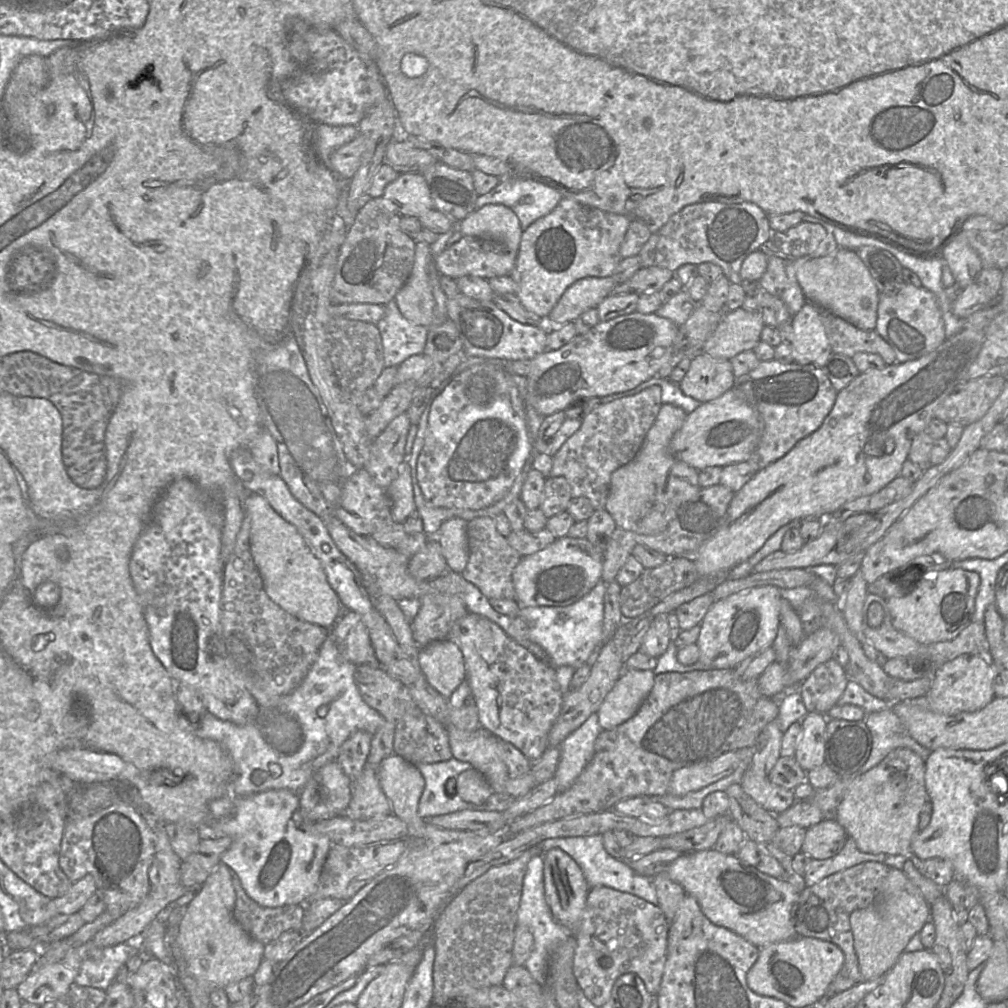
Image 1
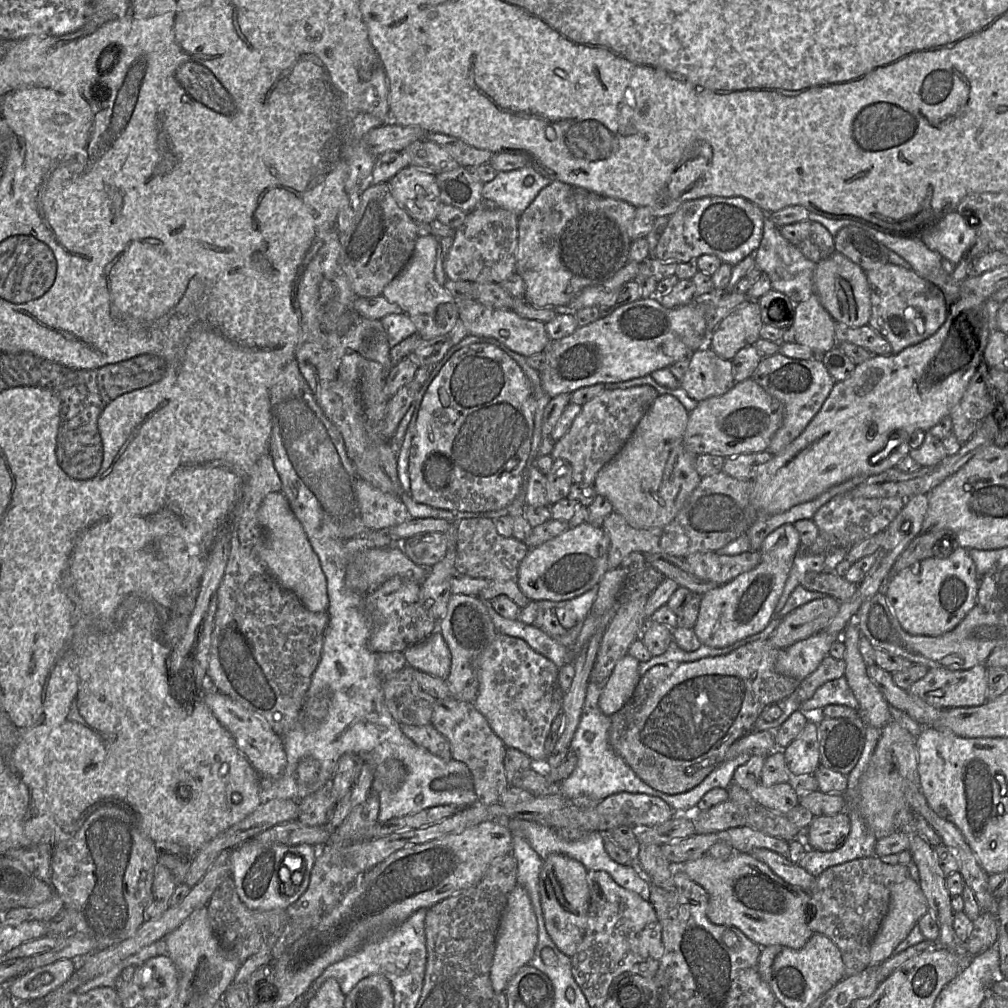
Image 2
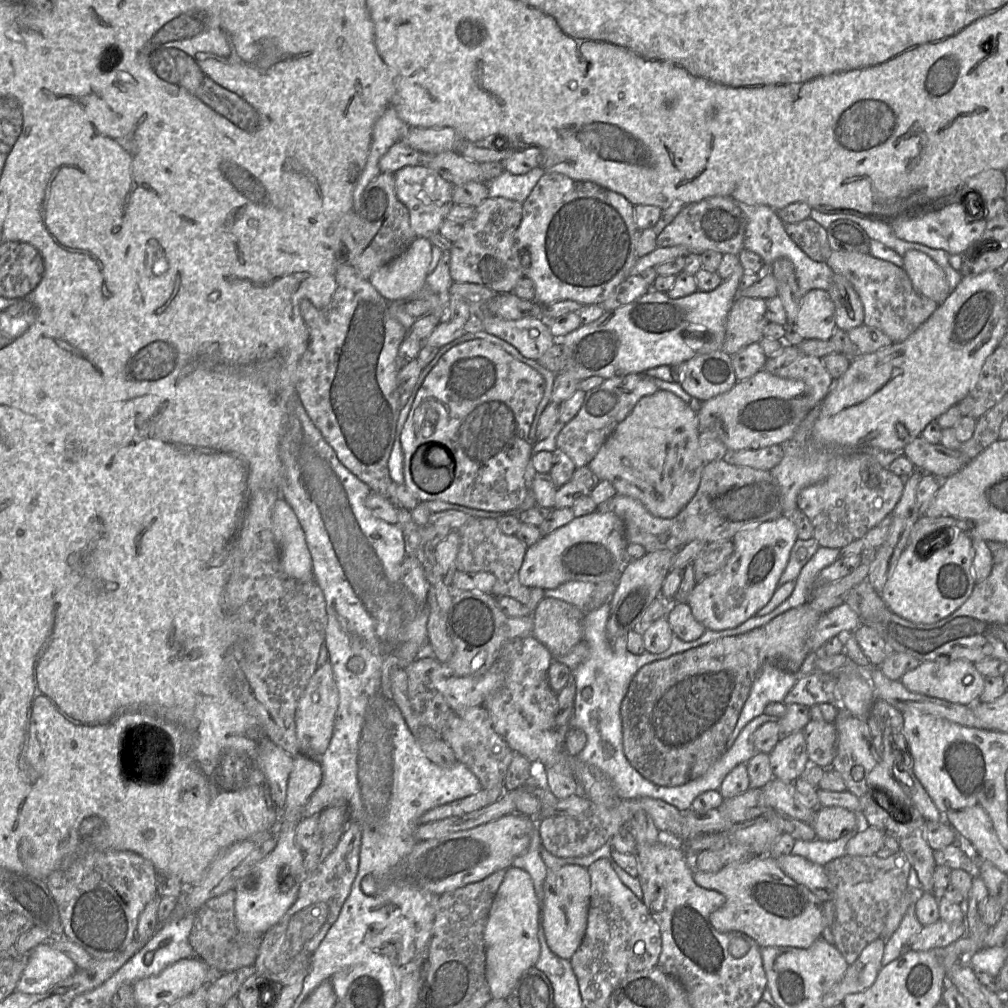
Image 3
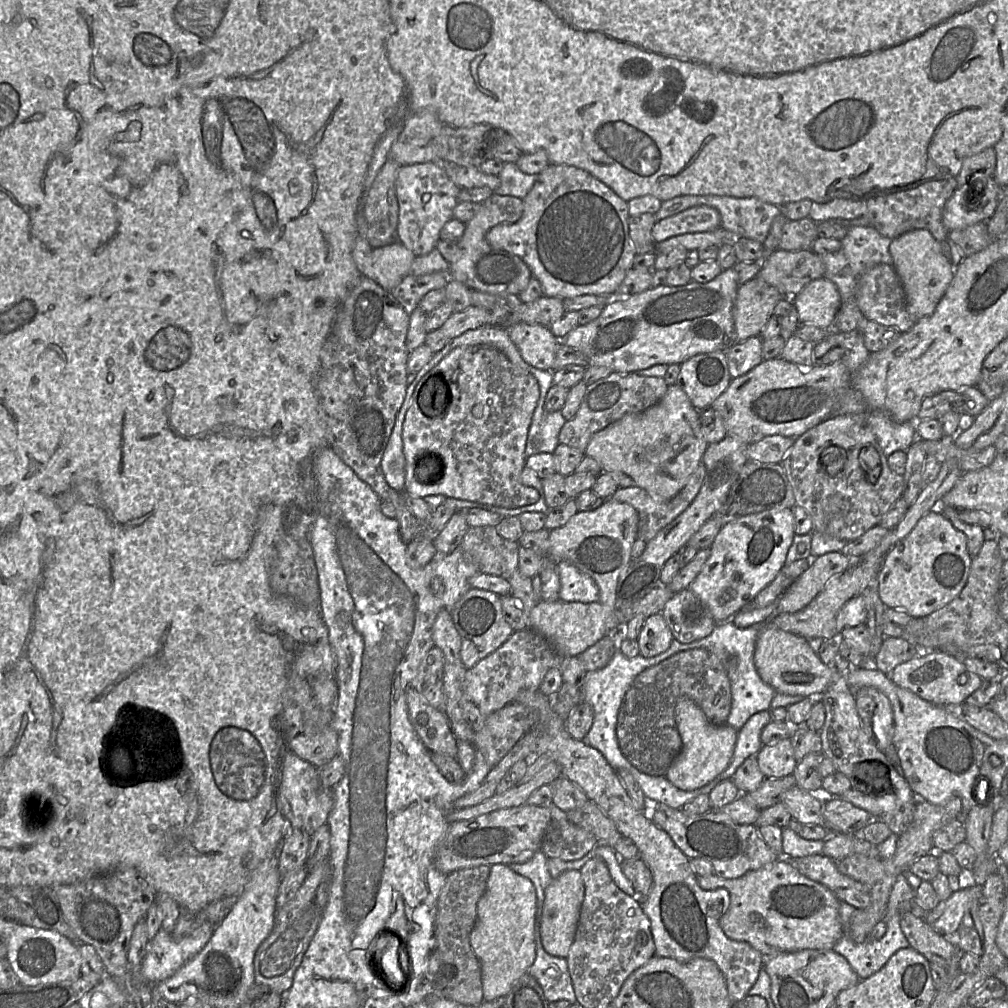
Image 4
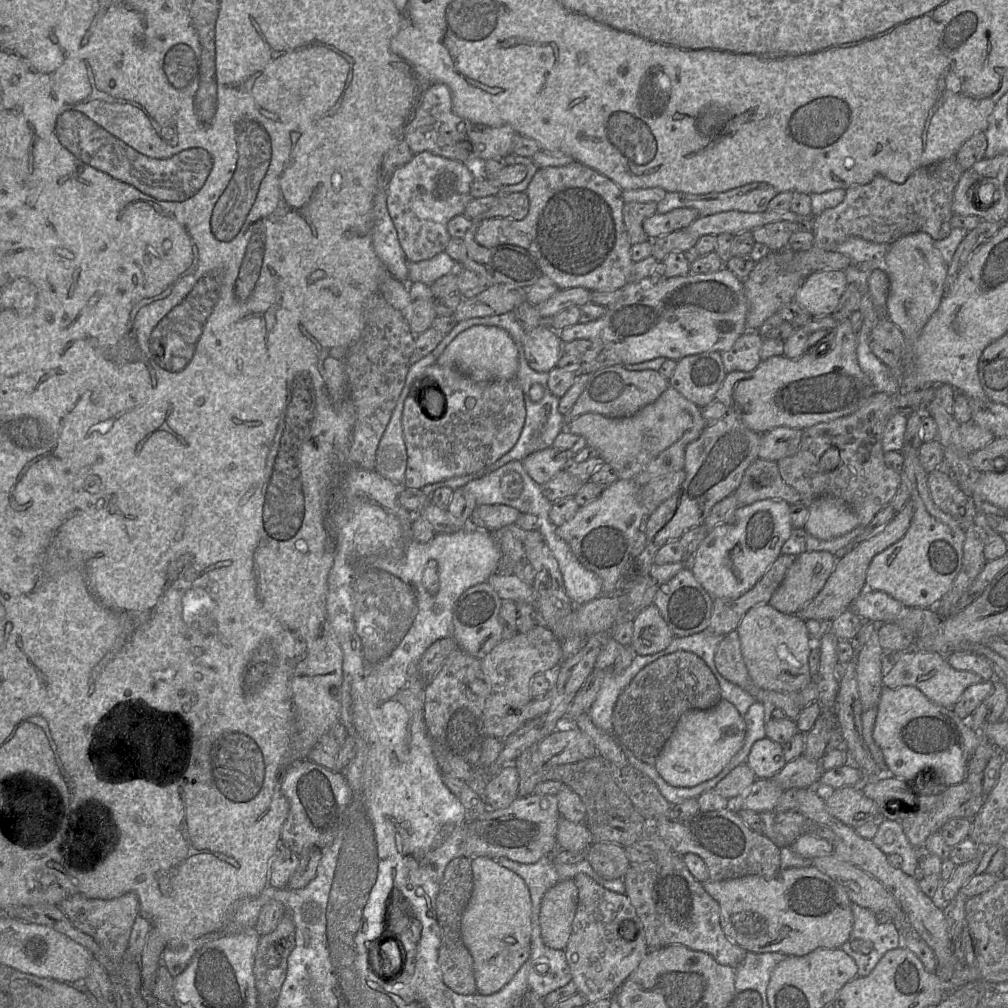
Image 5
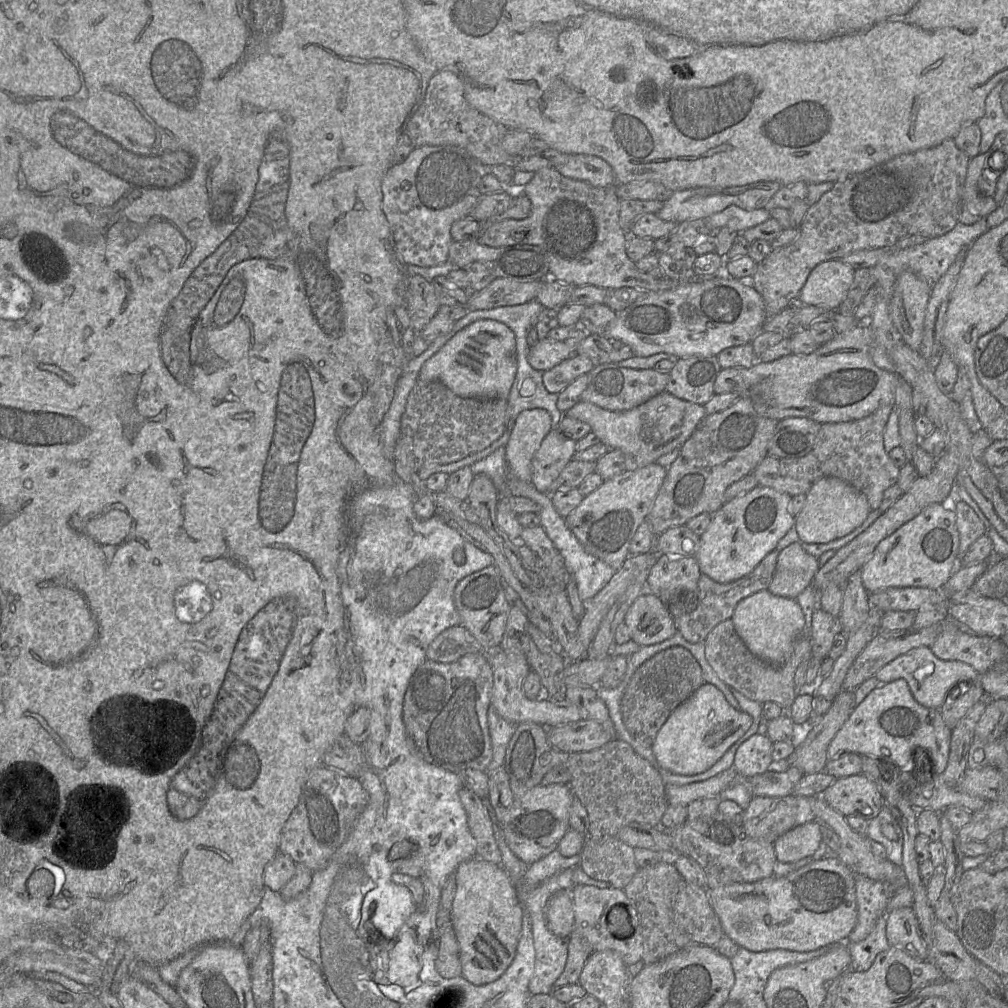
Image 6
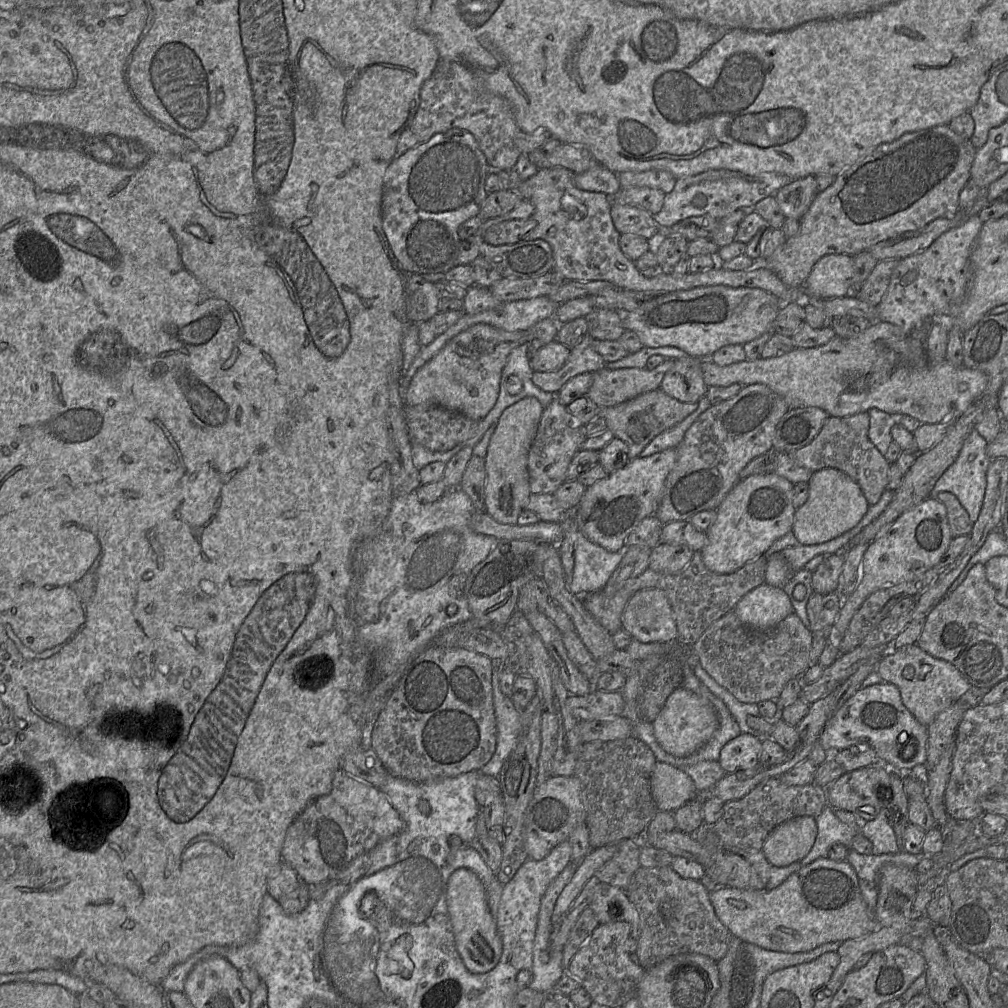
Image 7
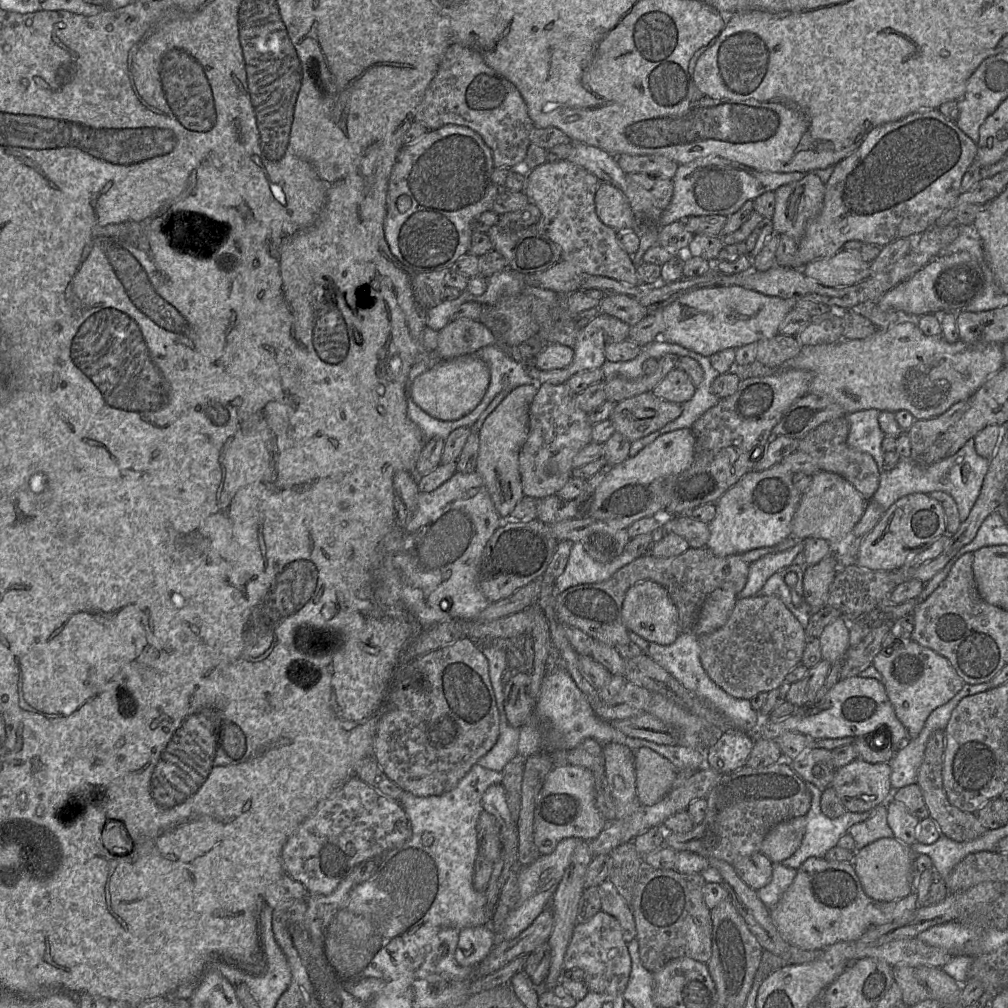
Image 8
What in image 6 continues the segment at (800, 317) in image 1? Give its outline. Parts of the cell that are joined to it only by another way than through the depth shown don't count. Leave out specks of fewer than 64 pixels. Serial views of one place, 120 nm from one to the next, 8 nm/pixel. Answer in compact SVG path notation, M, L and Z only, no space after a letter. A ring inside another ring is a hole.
M838 259L818 264L800 291L797 303L819 306L827 311L837 310L847 296L855 271Z

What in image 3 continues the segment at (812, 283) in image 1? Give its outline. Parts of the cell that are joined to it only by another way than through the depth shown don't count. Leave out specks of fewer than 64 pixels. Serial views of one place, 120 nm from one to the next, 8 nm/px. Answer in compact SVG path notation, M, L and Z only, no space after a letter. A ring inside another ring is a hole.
M834 273L827 291L835 306L837 328L848 331L864 324L864 307L861 299L843 275Z

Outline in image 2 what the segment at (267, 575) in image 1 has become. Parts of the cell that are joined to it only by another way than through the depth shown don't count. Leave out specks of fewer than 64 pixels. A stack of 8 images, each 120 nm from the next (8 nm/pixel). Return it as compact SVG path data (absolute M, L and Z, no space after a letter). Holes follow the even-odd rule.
M282 492L268 494L258 510L258 519L265 532L260 558L272 577L286 590L295 593L311 612L327 611L327 580L320 560L313 550L305 529Z

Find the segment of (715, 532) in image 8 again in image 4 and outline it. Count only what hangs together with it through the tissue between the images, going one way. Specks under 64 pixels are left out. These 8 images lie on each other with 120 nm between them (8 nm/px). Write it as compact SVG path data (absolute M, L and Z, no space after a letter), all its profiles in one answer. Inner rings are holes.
M789 508L749 514L724 524L710 546L708 559L688 589L704 603L715 622L732 620L784 566L794 534L794 516Z

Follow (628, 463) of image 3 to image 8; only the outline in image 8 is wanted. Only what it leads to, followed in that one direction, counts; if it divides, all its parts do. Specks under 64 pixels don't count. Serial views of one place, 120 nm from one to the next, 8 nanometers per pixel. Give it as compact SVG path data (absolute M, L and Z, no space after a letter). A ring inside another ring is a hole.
M645 392L617 403L609 419L615 431L631 443L641 439L678 418L683 410L680 403Z

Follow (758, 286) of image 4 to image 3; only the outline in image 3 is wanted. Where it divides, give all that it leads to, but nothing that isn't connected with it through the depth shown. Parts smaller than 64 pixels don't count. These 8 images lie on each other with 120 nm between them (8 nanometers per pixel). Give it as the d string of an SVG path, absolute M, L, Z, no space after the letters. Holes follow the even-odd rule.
M737 296L726 321L725 339L721 350L734 355L742 348L759 342L763 337L766 319L766 300Z

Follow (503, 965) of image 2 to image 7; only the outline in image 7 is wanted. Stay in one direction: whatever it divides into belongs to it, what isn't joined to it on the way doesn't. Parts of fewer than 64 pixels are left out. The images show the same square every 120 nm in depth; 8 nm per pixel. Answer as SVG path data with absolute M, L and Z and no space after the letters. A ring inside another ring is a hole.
M459 868L451 874L447 885L447 909L456 949L467 970L475 974L492 970L501 958L503 944L489 910L485 888L473 871Z

